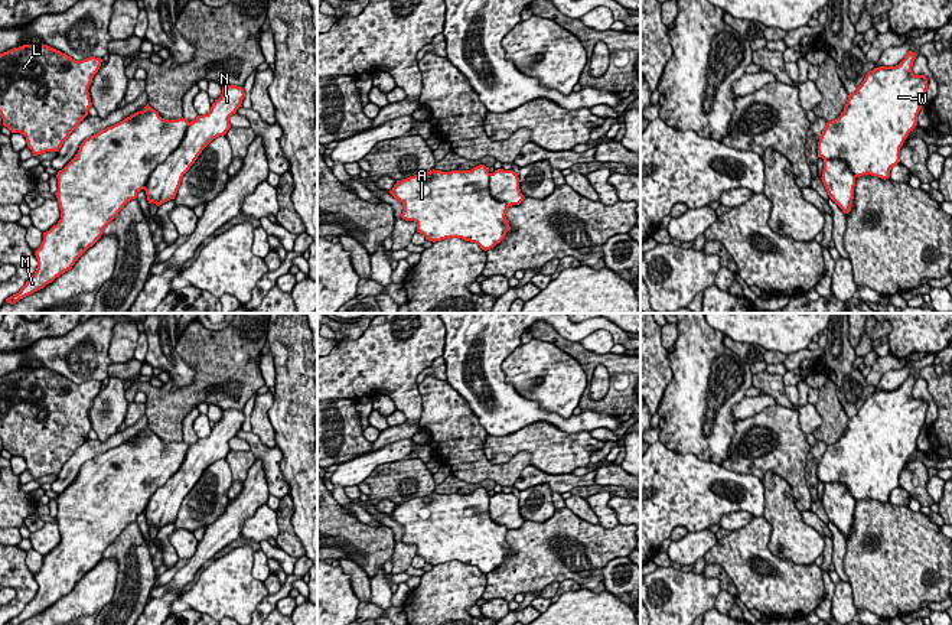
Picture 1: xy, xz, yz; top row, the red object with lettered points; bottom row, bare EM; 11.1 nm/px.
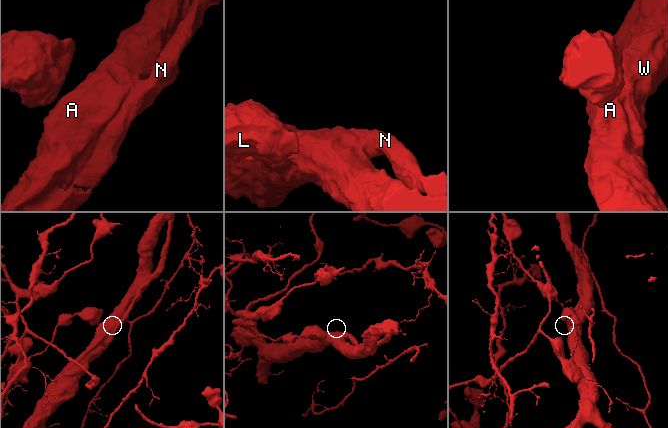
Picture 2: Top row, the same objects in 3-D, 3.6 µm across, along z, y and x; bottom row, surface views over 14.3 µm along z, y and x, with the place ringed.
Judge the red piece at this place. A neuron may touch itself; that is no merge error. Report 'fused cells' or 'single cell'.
single cell

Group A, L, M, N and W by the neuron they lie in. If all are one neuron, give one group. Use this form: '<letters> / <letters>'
A L M N W

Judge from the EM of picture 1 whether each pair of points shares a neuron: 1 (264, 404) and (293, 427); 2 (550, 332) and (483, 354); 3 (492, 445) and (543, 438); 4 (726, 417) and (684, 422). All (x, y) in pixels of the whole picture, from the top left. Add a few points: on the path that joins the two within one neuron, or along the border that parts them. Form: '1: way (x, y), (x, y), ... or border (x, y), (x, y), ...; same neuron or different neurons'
1: border (273, 396), (269, 422), (276, 442); different neurons
2: border (530, 328), (527, 331); different neurons
3: way (505, 445), (530, 439); same neuron
4: way (720, 429), (710, 439), (701, 439), (695, 433); same neuron

